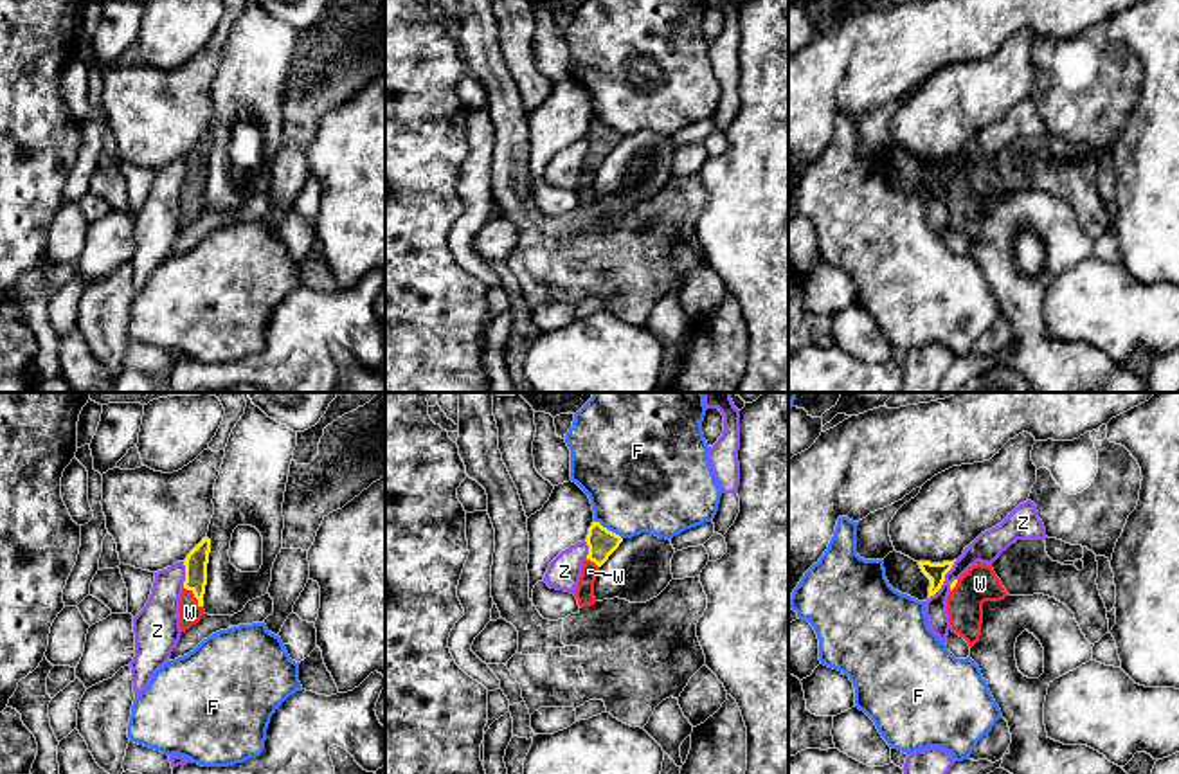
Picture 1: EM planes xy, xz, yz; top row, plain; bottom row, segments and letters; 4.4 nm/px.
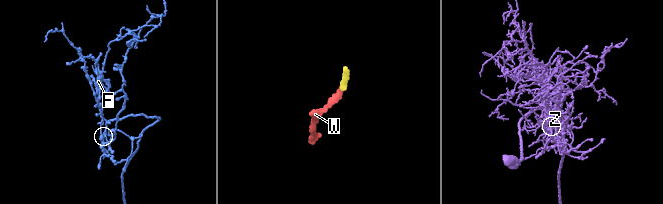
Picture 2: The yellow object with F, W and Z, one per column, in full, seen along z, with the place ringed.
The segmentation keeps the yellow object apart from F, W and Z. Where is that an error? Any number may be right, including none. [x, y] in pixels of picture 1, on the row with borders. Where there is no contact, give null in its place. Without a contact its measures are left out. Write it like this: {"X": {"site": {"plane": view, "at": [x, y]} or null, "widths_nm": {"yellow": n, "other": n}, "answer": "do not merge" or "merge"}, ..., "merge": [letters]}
{"F": {"site": {"plane": "xz", "at": [607, 530]}, "widths_nm": {"yellow": 130, "other": 440}, "answer": "do not merge"}, "W": {"site": {"plane": "xy", "at": [195, 596]}, "widths_nm": {"yellow": 100, "other": 100}, "answer": "merge"}, "Z": {"site": {"plane": "yz", "at": [944, 580]}, "widths_nm": {"yellow": 80, "other": 140}, "answer": "do not merge"}, "merge": ["W"]}

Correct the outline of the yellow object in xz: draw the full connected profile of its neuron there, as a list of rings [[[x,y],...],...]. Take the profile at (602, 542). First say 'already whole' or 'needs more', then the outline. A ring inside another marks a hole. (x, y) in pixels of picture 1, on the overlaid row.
needs more; [[[592,522],[585,542],[589,545],[589,554],[583,562],[580,583],[574,592],[580,608],[592,607],[596,603],[594,581],[599,572],[599,567],[619,547],[623,538],[603,527],[599,522]]]

